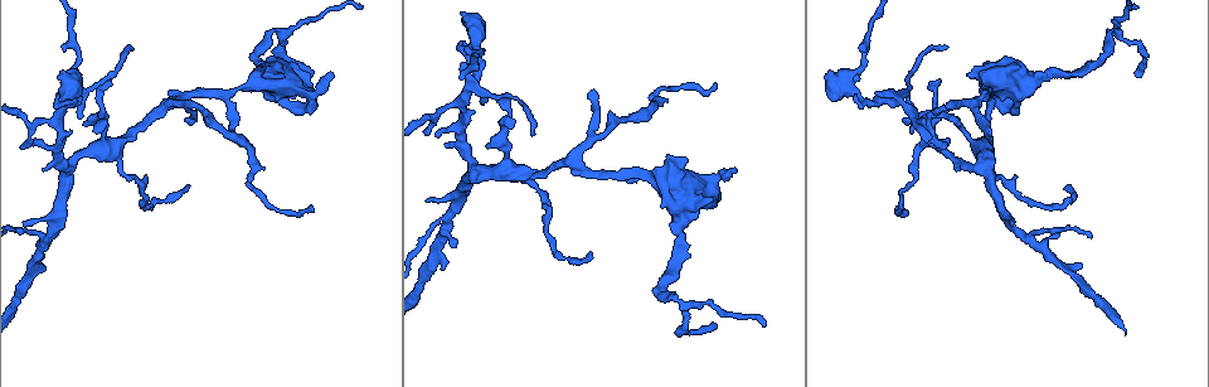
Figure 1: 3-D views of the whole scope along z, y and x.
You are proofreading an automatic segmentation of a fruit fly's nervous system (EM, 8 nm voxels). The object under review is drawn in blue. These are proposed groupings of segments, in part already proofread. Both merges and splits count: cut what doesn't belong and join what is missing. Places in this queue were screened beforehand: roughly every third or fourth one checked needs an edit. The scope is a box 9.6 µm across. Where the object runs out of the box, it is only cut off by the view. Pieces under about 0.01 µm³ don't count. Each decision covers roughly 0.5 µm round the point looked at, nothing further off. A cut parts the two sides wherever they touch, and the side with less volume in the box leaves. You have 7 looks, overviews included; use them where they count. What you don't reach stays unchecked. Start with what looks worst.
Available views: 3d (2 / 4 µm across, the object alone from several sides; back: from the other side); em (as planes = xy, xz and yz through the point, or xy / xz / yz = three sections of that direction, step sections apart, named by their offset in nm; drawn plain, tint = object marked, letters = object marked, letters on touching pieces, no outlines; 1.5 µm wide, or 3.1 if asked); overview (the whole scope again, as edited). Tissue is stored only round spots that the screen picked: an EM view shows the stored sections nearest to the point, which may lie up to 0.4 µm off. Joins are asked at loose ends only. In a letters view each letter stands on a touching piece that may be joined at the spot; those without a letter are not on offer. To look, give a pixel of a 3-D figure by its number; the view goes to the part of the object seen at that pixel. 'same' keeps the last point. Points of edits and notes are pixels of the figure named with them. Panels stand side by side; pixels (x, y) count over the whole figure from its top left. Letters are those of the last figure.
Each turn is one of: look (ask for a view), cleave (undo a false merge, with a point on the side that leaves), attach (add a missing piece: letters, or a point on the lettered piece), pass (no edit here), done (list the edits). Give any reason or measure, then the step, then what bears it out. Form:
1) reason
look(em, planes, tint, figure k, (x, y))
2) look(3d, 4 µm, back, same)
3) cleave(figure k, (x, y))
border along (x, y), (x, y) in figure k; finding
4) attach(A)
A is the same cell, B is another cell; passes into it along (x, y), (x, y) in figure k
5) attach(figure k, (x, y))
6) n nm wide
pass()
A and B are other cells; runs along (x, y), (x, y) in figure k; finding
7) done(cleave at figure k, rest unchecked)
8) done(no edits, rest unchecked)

three-way junction
look(em, xy, step 8, letters, figure 1, (468, 86))

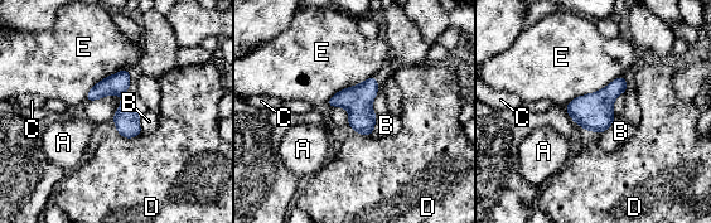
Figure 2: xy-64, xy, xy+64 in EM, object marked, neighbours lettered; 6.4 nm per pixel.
pass()
A, B, C, D and E are other cells; border along (623, 74), (565, 107) in figure 2; one neuron here

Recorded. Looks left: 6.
thin end
look(em, xz, step 4, tint, figure 1, (25, 224))

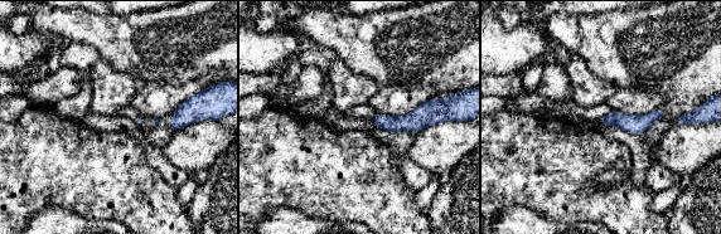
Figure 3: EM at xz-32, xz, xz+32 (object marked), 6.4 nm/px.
look(em, planes, letters, same)

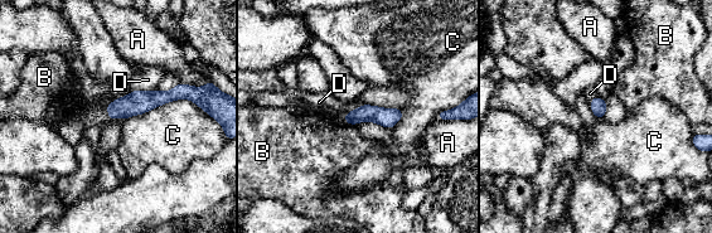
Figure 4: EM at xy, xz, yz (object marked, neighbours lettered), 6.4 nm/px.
C touches over 500 nm
pass()
A, B, C and D are other cells; no lettered piece goes on from it

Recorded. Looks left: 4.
tapers out
look(3d, 4 µm, figure 1, (945, 148))

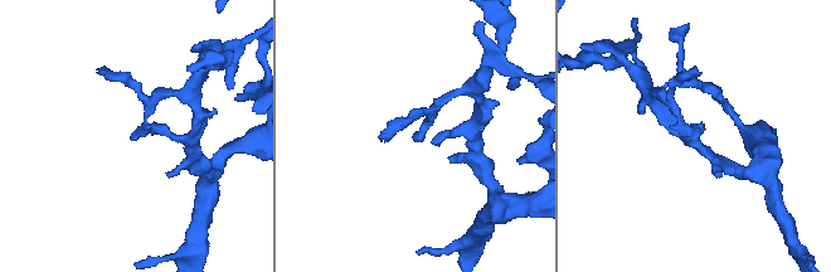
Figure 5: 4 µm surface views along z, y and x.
shape alone is not enough
look(em, planes, letters, figure 5, (414, 138))

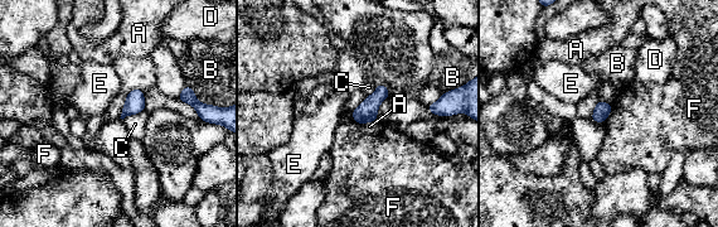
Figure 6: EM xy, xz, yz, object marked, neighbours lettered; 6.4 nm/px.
100 nm wide
pass()
A, B, C, D, E and F are other cells; border along (353, 120), (362, 124) in figure 6; no lettered piece goes on from it

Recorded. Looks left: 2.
done(no edits, rest unchecked)

